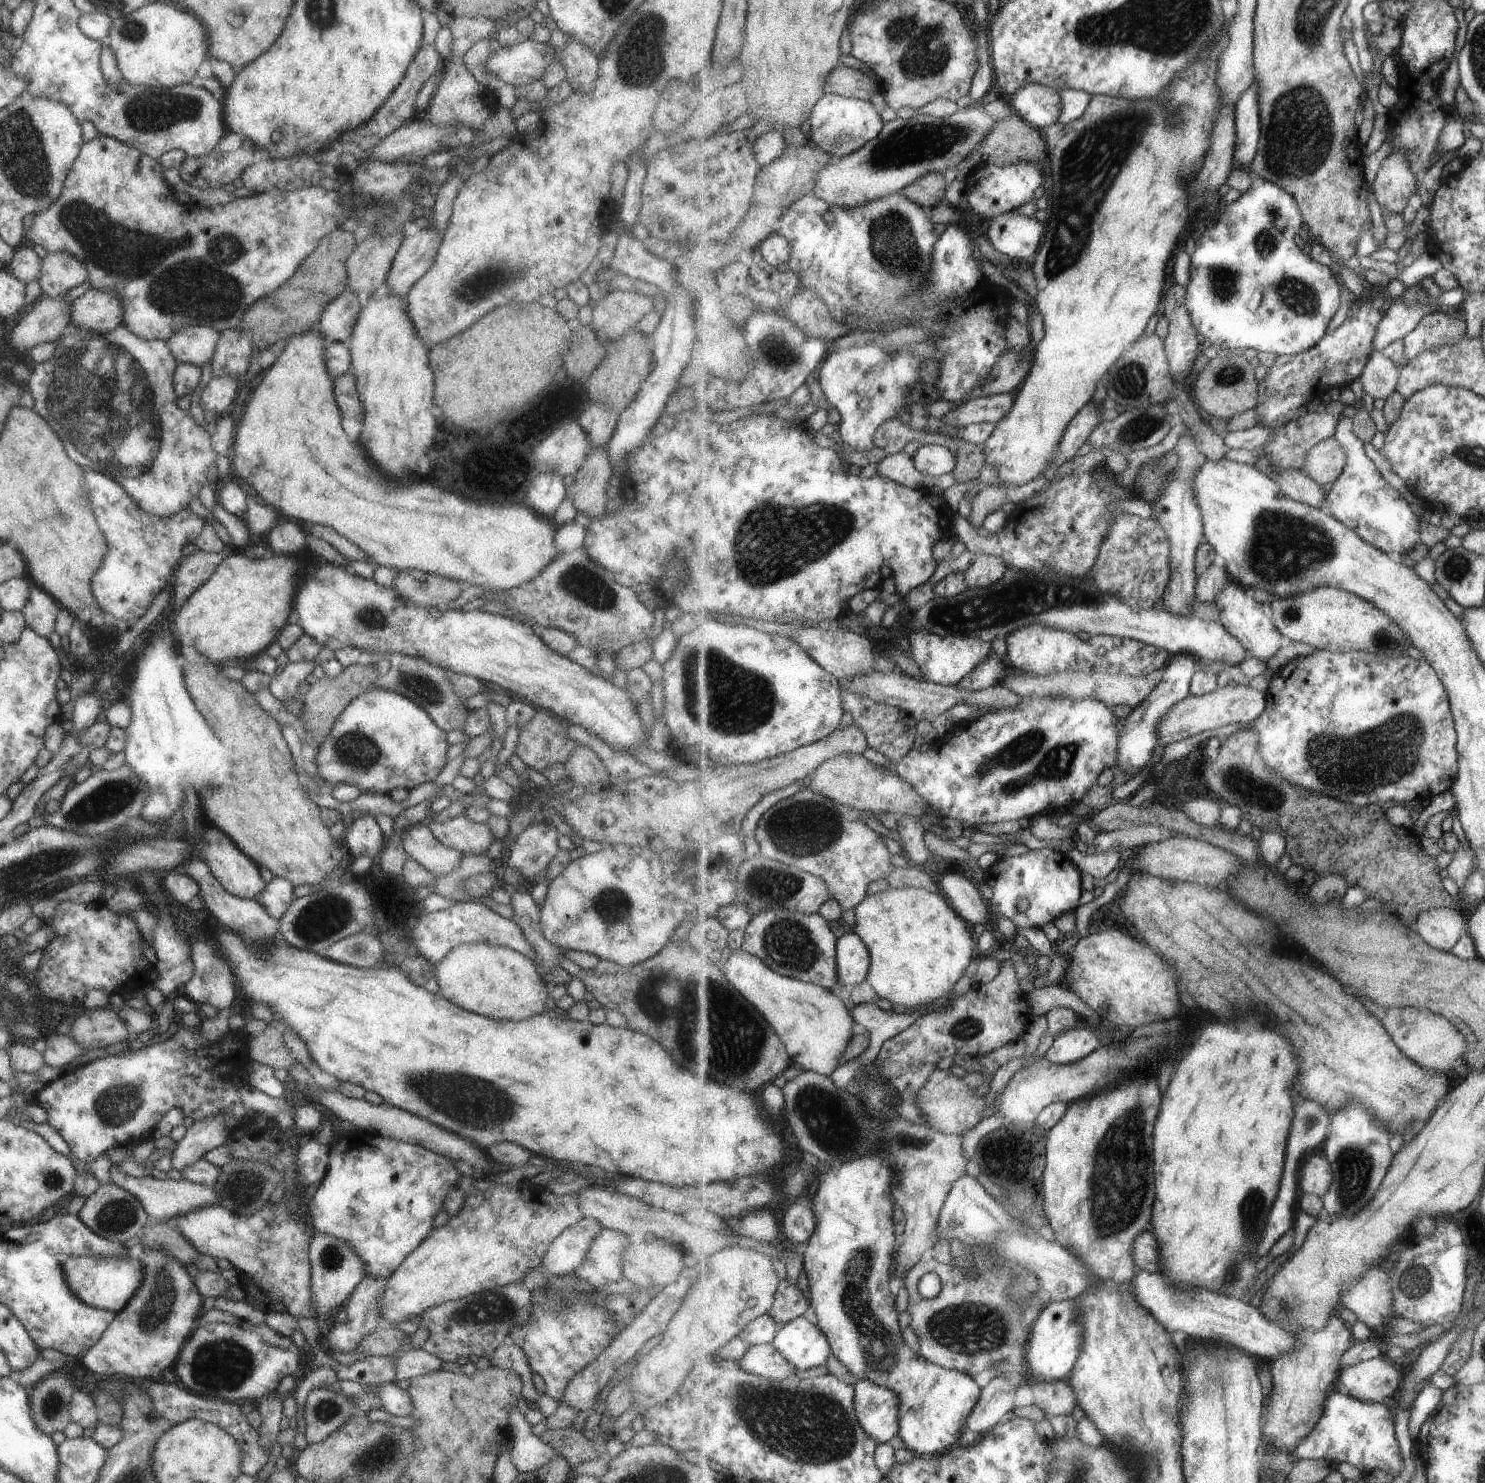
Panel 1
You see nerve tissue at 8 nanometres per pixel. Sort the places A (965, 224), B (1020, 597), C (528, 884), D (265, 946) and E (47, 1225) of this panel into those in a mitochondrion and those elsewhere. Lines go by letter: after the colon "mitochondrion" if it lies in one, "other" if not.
A: other
B: mitochondrion
C: other
D: other
E: other

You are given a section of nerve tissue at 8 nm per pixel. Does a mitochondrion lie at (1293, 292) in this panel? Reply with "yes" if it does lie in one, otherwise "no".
yes

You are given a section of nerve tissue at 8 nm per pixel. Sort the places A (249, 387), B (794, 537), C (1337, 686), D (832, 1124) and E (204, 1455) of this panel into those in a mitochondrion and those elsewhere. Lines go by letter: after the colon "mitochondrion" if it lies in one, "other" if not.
A: other
B: mitochondrion
C: other
D: mitochondrion
E: other

